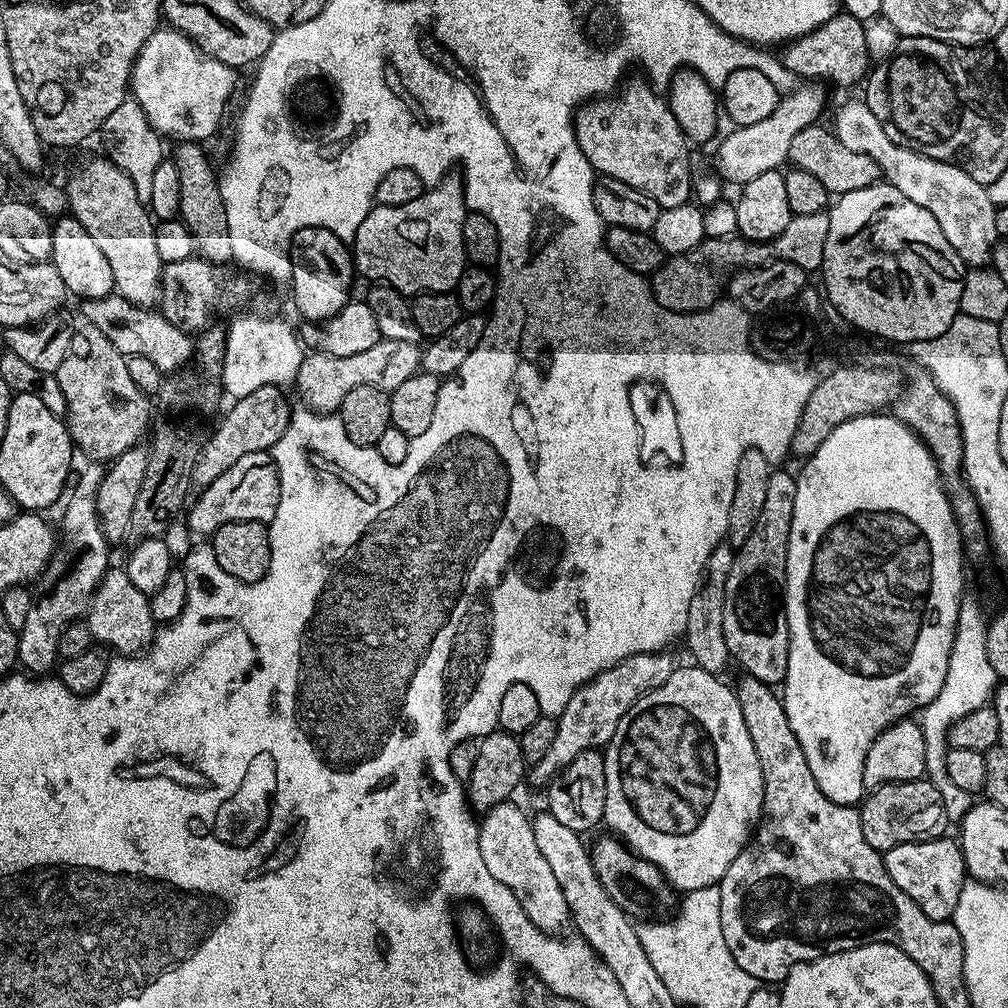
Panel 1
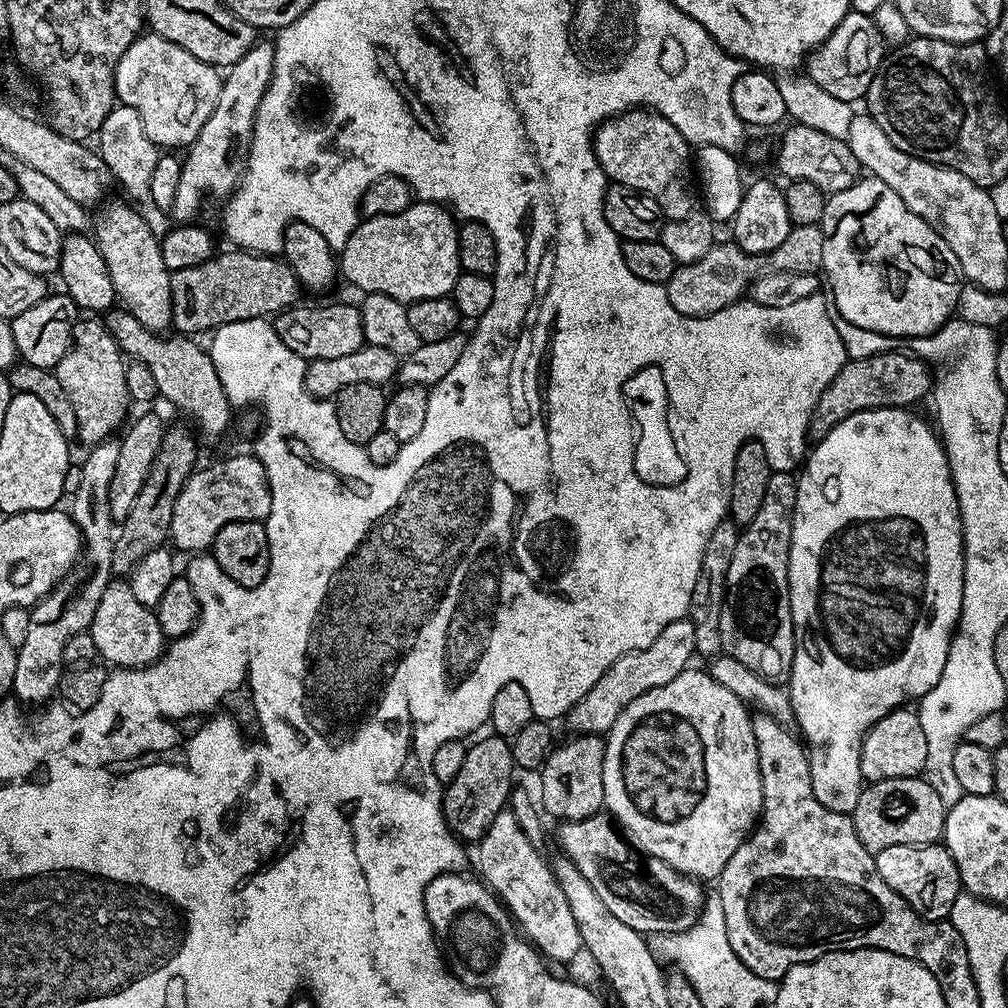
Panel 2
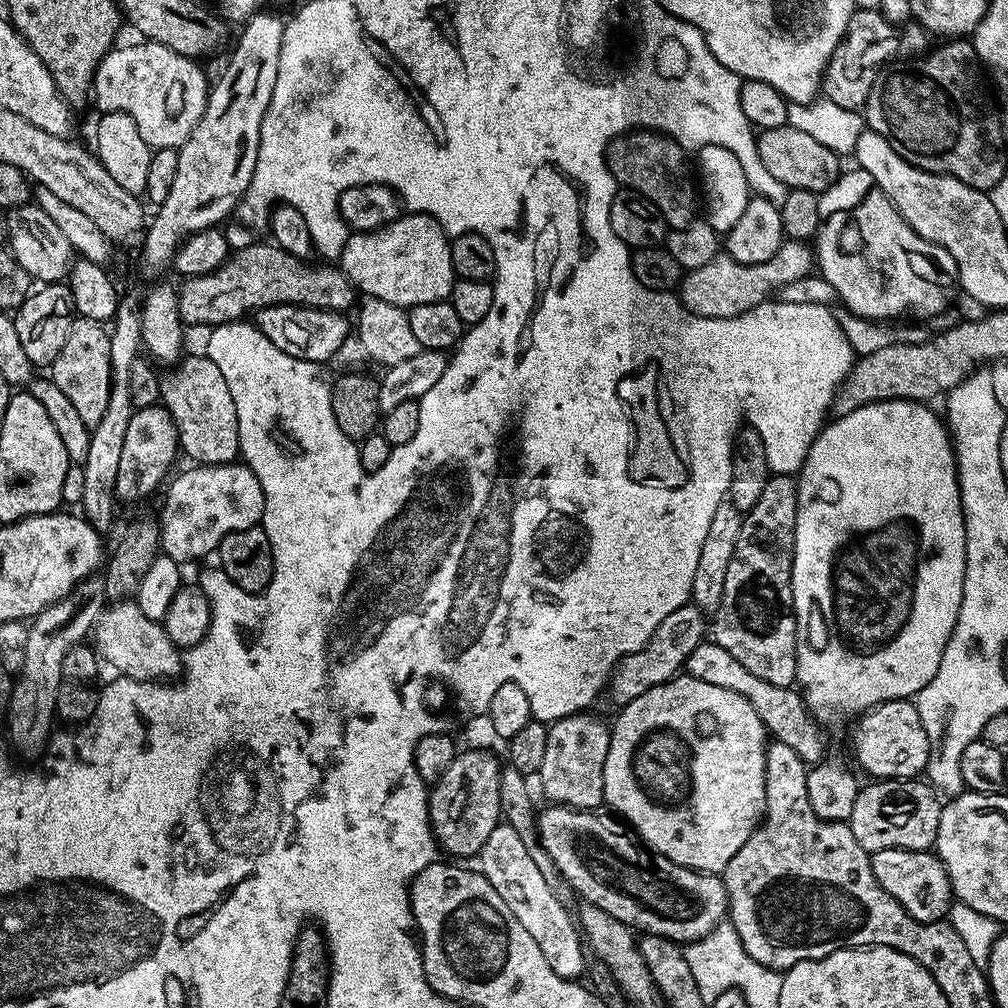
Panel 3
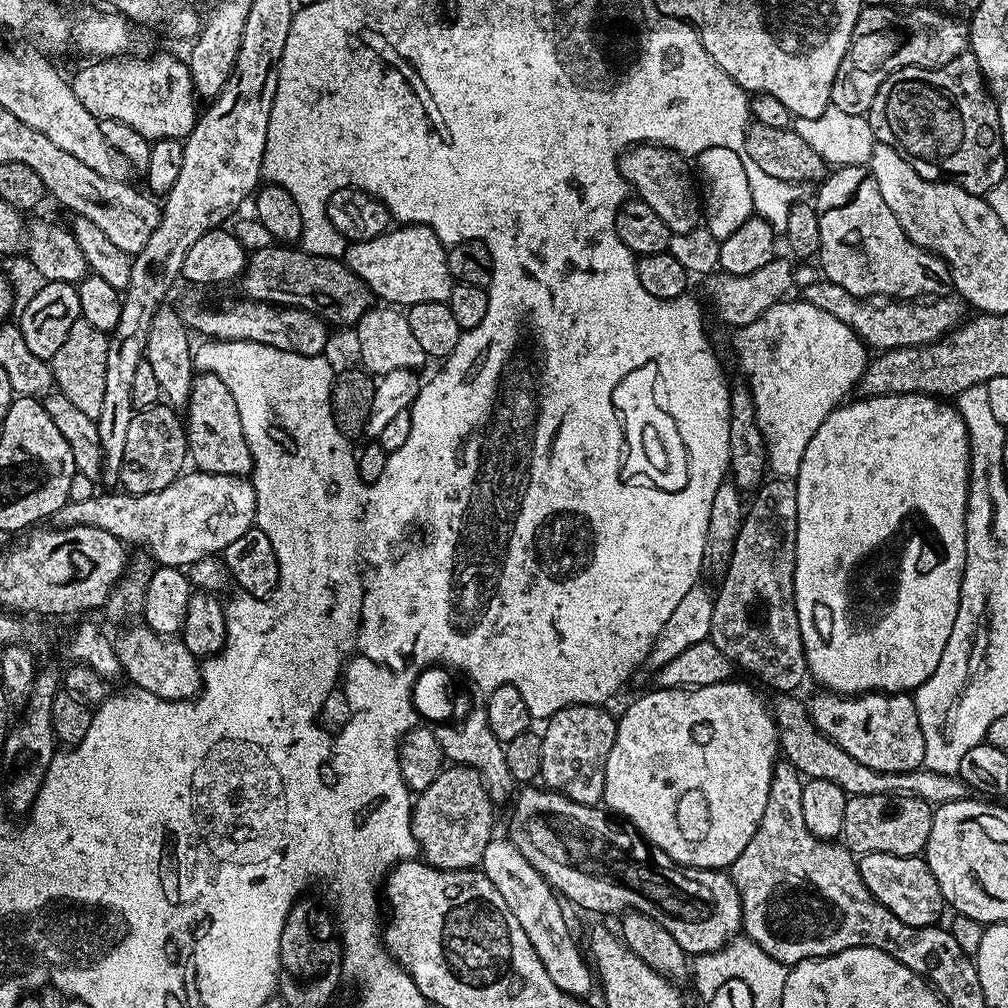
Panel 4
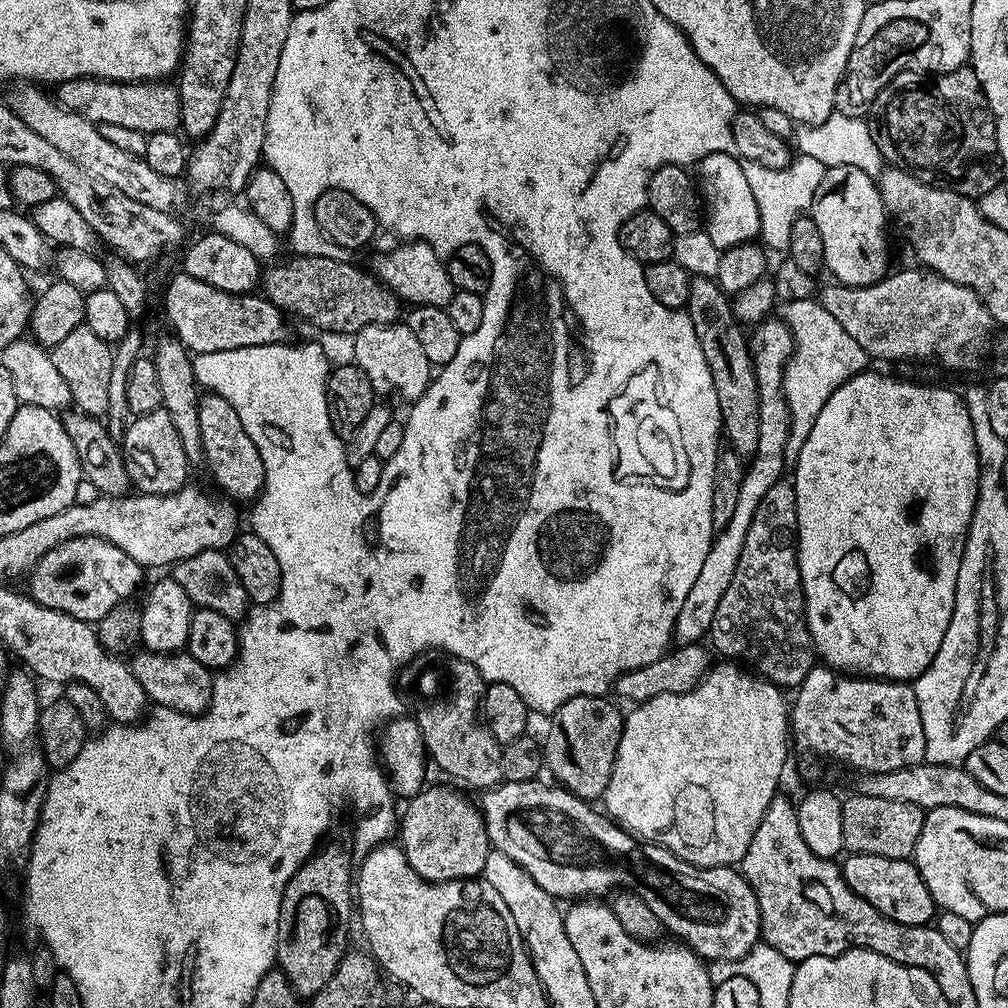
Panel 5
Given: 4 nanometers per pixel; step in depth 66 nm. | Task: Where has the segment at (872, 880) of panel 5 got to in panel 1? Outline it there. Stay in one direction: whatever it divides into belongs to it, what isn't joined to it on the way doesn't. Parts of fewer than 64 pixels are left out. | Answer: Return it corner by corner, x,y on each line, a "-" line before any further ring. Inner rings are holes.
948,839
910,842
894,846
889,852
883,853
886,872
890,878
894,878
894,886
898,886
902,894
910,894
926,918
935,920
952,919
966,883
964,855
960,845
955,839

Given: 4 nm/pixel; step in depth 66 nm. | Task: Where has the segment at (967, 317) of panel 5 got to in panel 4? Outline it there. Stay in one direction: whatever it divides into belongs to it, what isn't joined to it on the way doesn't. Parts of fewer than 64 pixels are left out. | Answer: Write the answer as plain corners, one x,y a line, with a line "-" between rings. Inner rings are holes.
823,278
810,281
802,292
802,299
810,306
818,306
818,310
826,310
826,314
834,314
834,318
838,318
838,322
846,322
846,326
850,330
854,330
865,345
872,350
933,344
935,340
941,340
943,336
947,336
966,316
964,313
965,301
956,294
931,298
861,298
850,294
850,290
842,290
842,286

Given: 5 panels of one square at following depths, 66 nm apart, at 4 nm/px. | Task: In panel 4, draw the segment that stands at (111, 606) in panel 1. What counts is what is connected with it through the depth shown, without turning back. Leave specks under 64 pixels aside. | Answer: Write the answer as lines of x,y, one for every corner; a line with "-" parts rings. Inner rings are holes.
143,622
133,623
121,632
124,633
120,637
117,635
114,640
120,671
125,677
128,675
132,679
131,683
135,687
150,694
158,694
158,698
167,700
190,700
199,697
201,661
194,654
190,654
190,650
186,650
179,638
159,636

